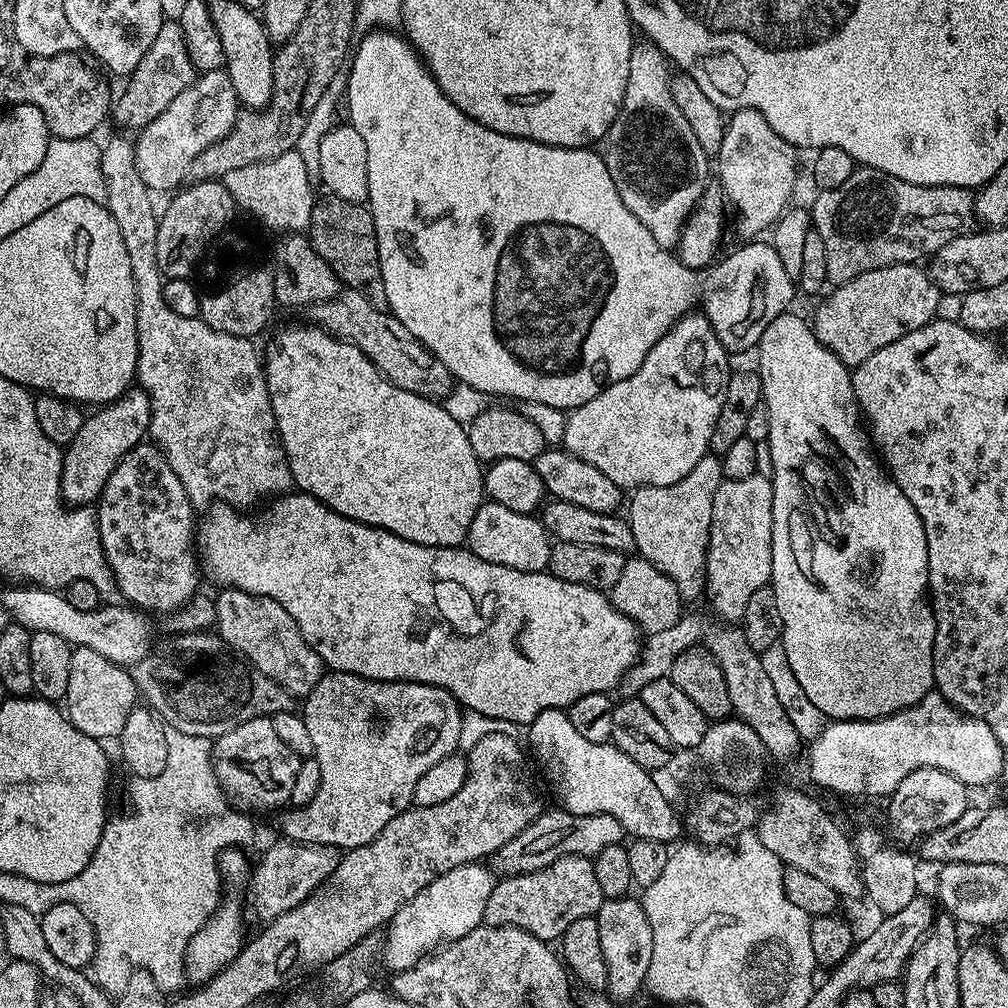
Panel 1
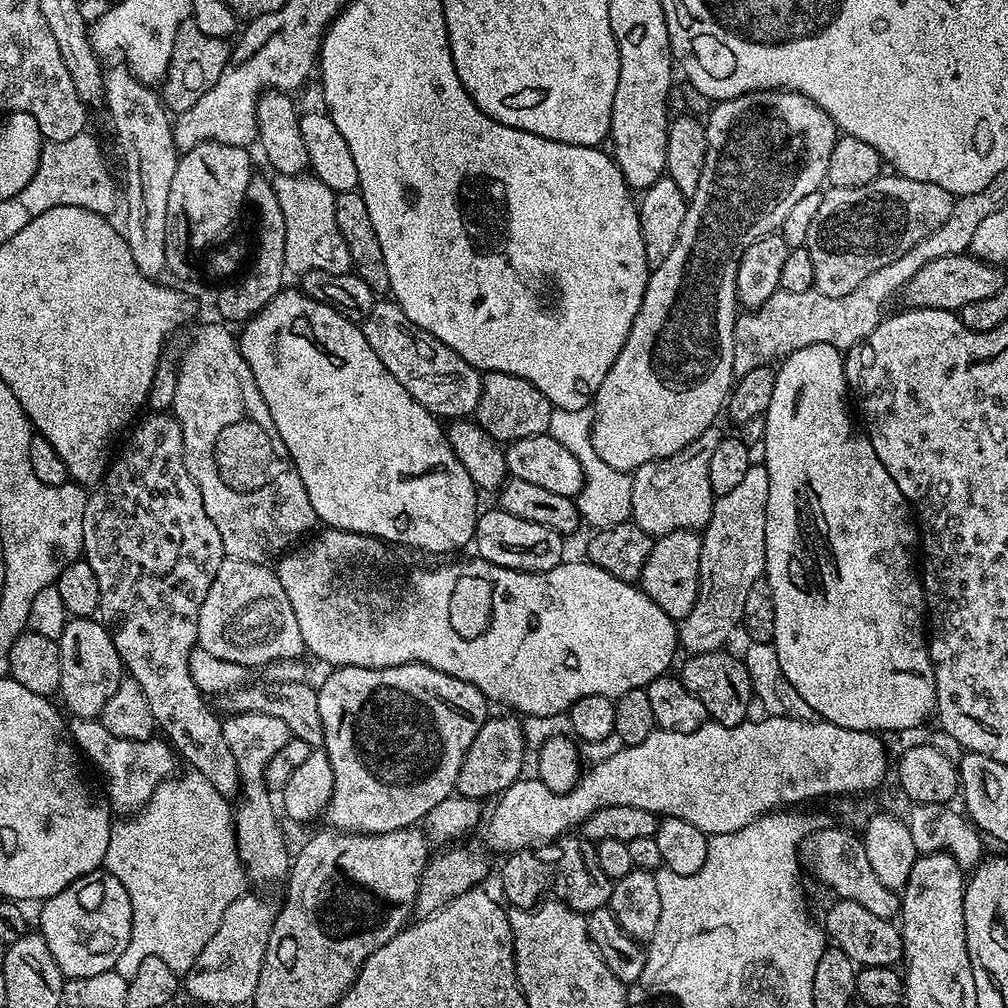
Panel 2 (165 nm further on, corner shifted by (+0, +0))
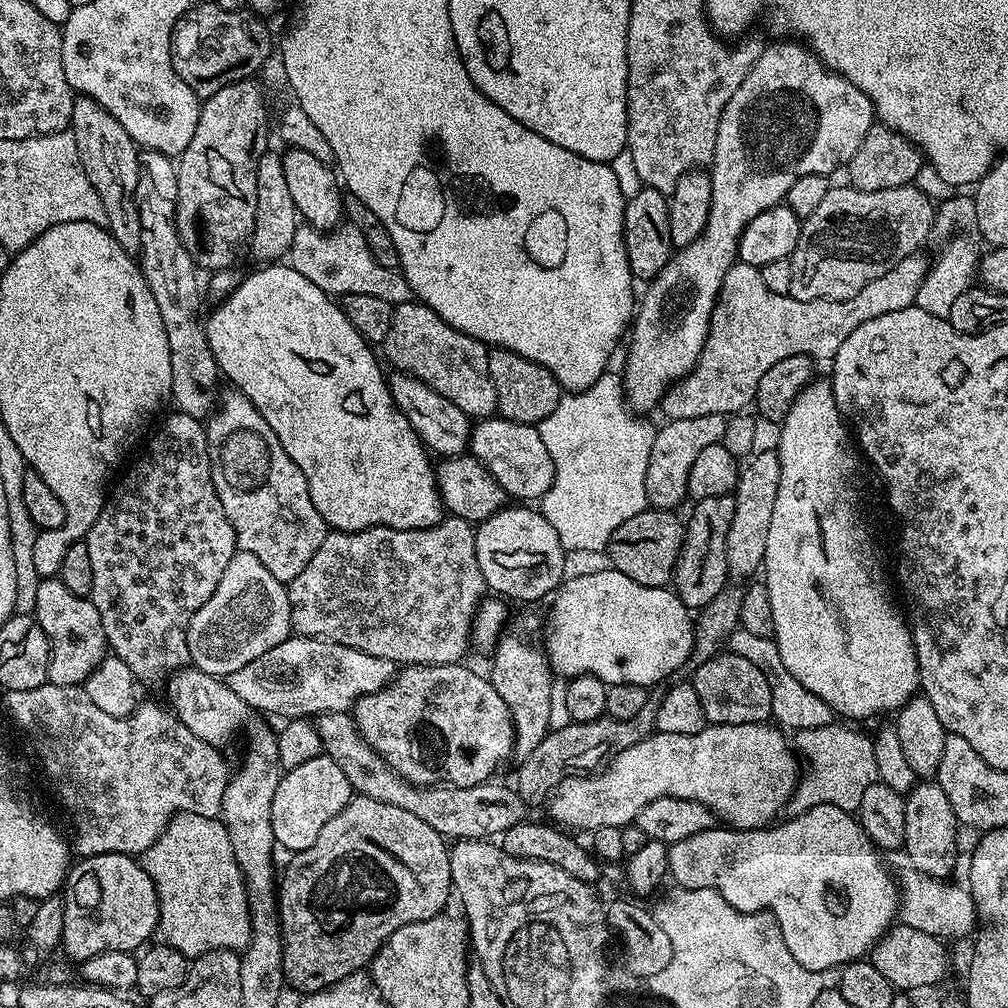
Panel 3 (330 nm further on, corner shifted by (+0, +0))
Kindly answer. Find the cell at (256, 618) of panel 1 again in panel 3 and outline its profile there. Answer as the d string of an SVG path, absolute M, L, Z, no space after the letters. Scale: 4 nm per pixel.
M237 551L230 558L230 566L226 566L226 574L222 574L222 582L218 582L218 590L210 594L210 598L190 618L188 627L188 649L190 661L195 667L200 668L206 674L227 678L246 666L246 662L254 662L258 654L266 654L266 650L274 650L278 642L287 640L292 632L291 608L288 601L288 589L254 554L246 554Z

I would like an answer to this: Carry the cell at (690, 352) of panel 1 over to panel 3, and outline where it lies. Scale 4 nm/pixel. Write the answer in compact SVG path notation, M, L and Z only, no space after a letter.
M800 42L788 43L792 44L769 43L765 47L764 53L758 58L758 62L754 62L750 74L746 74L746 78L742 78L742 86L738 86L738 90L734 90L734 98L730 98L730 102L726 102L726 110L722 110L722 118L718 122L718 142L714 142L714 158L710 165L712 193L710 194L710 218L706 218L706 230L702 230L702 234L698 234L698 238L694 238L694 242L690 242L690 246L679 249L672 259L668 261L664 269L645 287L648 289L645 290L644 297L641 300L639 297L638 307L635 309L634 319L630 324L630 335L627 337L627 340L629 339L628 357L624 360L624 372L622 371L623 397L633 413L648 414L644 412L650 411L651 408L655 409L660 401L663 400L664 393L677 380L683 380L696 363L699 362L704 343L708 337L708 327L712 321L712 311L716 305L716 296L720 292L720 287L730 270L730 266L737 263L740 239L746 230L746 226L750 226L750 222L754 222L754 218L758 218L758 214L762 214L762 210L777 207L787 197L790 186L794 186L794 182L798 178L806 178L806 174L828 176L832 174L835 168L843 169L848 160L854 158L858 146L862 146L862 138L866 138L866 134L872 128L874 113L870 98L866 94L862 94L862 90L858 90L858 86L850 83L845 76L839 76L837 72L830 71L816 57L816 53L811 48Z

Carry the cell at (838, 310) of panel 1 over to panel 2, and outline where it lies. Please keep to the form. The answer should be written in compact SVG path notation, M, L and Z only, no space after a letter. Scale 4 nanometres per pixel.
M971 254L934 258L934 262L926 262L926 266L922 266L918 274L914 274L914 278L910 278L910 282L904 285L902 297L904 296L908 308L933 308L956 312L970 302L978 302L978 298L988 298L990 294L1002 290L1006 283L1004 272L1003 267L988 264Z

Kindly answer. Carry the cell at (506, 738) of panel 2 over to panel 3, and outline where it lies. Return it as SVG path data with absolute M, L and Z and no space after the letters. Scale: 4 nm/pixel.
M532 612L524 613L519 620L513 619L510 628L505 631L496 642L496 647L491 653L492 672L490 679L494 690L502 694L502 702L510 710L510 718L514 726L516 743L514 756L517 761L526 760L534 752L535 747L542 742L551 731L550 722L550 688L554 679L554 673L548 660L547 653L526 640L524 636L532 635L538 628L539 618Z

